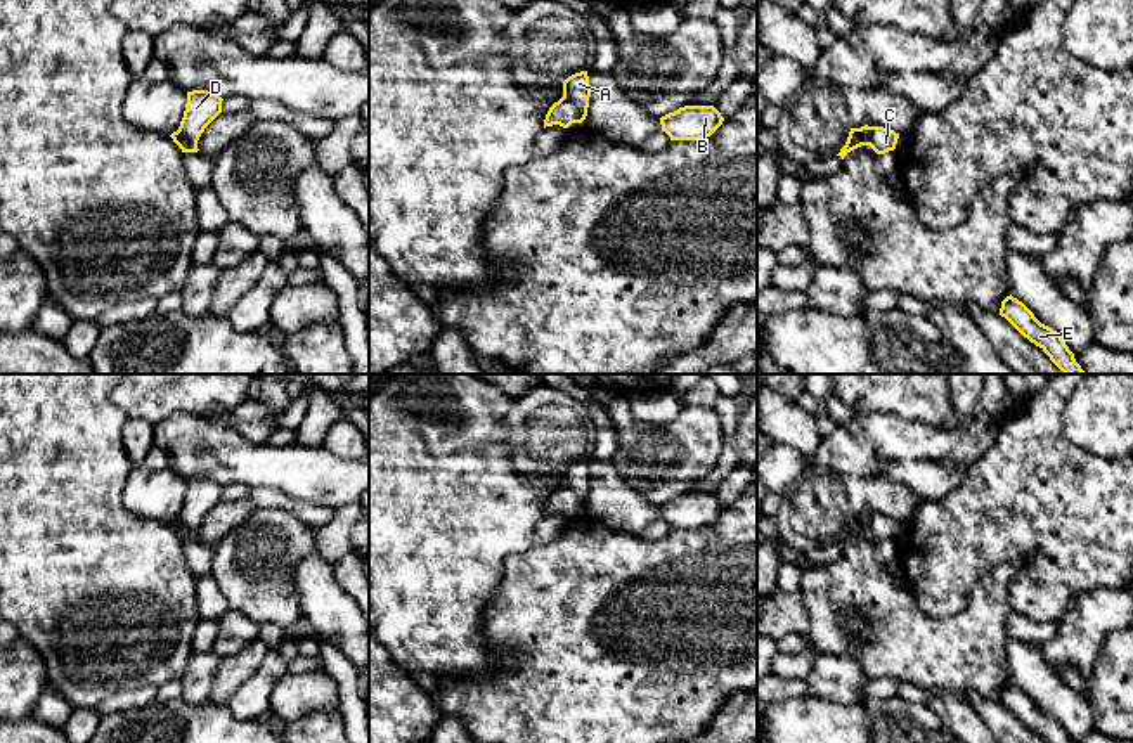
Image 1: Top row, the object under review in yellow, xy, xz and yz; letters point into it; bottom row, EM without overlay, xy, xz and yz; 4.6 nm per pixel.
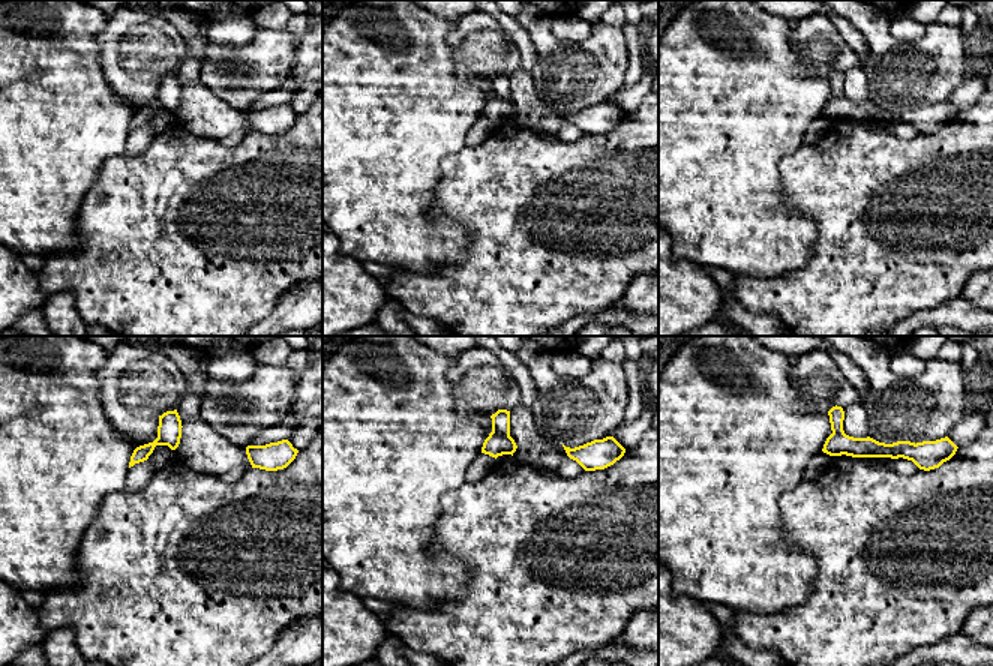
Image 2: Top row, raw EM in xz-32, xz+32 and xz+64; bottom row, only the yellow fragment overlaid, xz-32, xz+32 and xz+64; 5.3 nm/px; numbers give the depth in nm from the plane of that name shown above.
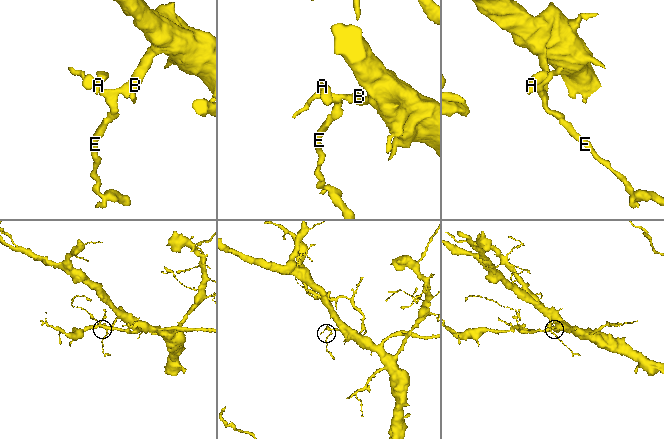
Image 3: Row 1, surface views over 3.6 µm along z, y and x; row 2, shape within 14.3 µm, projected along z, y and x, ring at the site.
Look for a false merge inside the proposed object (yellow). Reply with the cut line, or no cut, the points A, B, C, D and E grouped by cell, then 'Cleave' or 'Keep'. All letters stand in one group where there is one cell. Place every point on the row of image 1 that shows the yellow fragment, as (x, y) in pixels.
Split along xz (563, 96), (586, 111). Groups: A D / B C E. Cleave

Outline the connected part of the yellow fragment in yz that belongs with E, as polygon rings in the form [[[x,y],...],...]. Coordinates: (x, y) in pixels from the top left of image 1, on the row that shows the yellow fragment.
[[[1012,294],[1001,301],[1000,315],[1005,317],[1024,338],[1039,346],[1064,374],[1086,374],[1076,362],[1062,336],[1041,324],[1034,313]]]

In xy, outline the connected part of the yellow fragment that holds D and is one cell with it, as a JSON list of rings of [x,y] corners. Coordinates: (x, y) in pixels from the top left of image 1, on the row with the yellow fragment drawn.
[[[208,90],[187,92],[184,118],[178,126],[180,137],[196,144],[204,128],[222,113],[222,97]]]

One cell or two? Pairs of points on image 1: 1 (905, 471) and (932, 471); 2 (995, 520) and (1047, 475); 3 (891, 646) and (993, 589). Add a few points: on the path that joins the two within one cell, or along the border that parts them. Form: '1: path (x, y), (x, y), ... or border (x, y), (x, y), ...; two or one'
1: path (912, 471), (925, 471); one
2: path (1007, 508), (1019, 503), (1035, 487); one
3: path (919, 646), (943, 646), (972, 617); one

